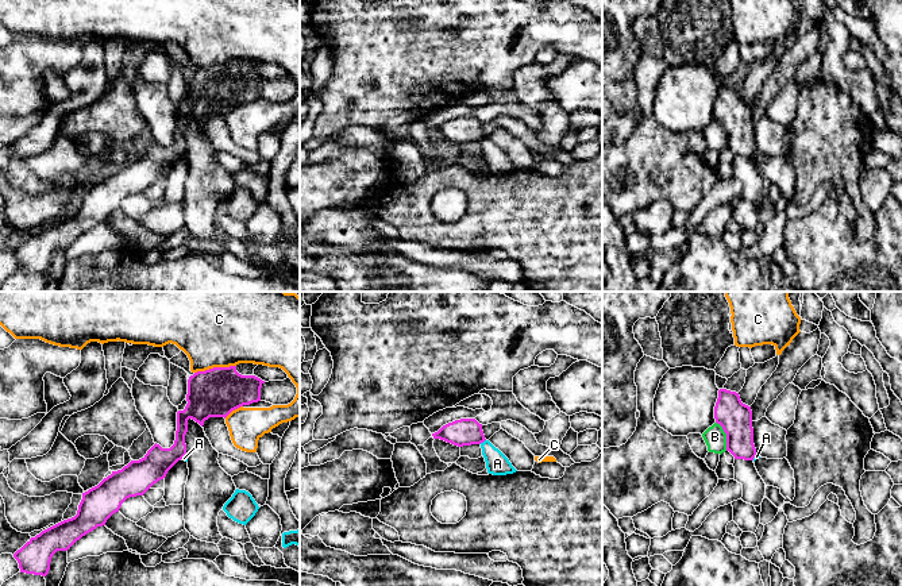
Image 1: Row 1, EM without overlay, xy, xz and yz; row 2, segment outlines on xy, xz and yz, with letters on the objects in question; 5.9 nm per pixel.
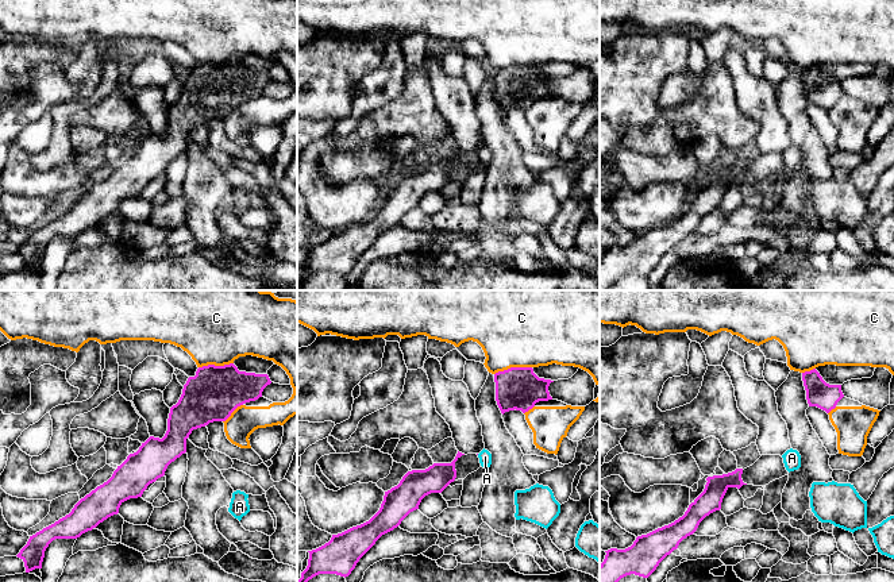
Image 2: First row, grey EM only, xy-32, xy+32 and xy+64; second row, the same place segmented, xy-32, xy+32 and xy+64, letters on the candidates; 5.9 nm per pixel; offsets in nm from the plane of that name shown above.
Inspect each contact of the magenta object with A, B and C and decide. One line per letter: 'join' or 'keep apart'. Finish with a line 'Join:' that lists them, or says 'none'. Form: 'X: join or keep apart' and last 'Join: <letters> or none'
A: keep apart
B: keep apart
C: keep apart
Join: none

